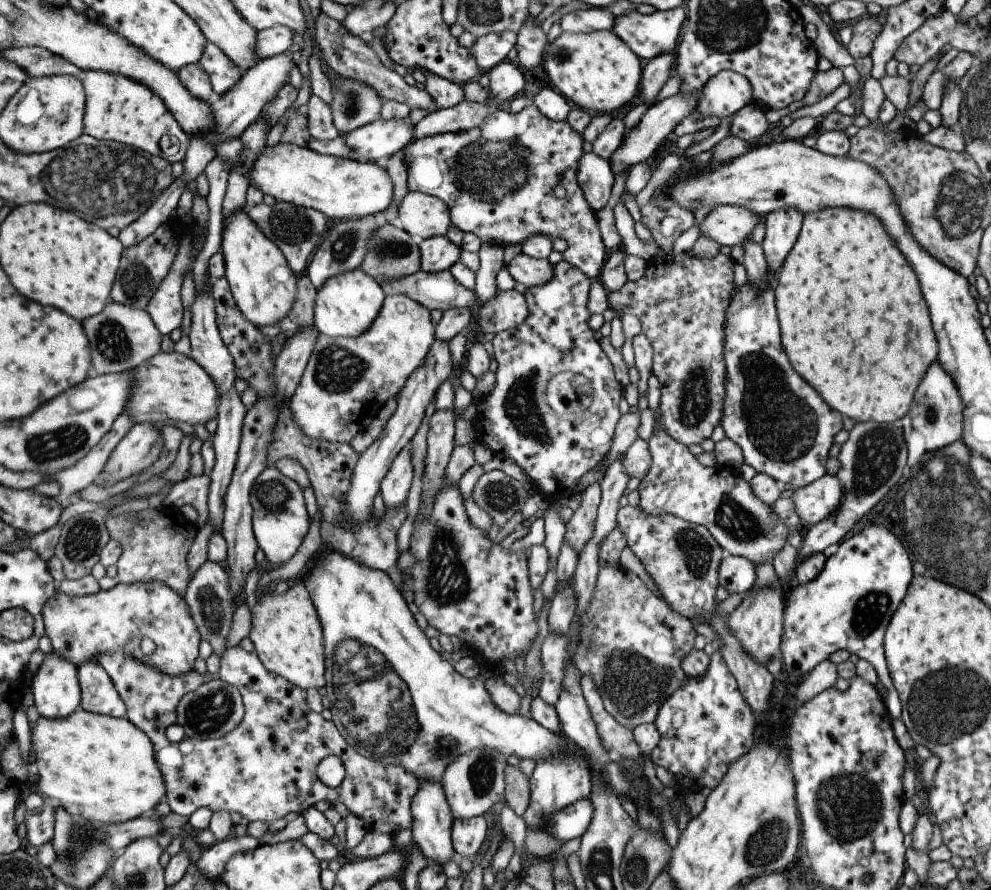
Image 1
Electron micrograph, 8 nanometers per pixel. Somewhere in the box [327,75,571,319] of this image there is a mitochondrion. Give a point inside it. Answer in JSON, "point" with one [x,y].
{"point":[490,171]}

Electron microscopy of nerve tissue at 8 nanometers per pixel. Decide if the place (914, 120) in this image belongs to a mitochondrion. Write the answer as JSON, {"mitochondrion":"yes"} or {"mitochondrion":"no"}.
{"mitochondrion":"no"}

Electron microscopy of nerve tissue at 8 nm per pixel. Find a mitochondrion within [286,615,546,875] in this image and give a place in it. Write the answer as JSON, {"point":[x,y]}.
{"point":[372,704]}

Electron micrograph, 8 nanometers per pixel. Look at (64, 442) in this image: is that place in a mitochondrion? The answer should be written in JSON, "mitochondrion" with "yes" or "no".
{"mitochondrion":"yes"}

